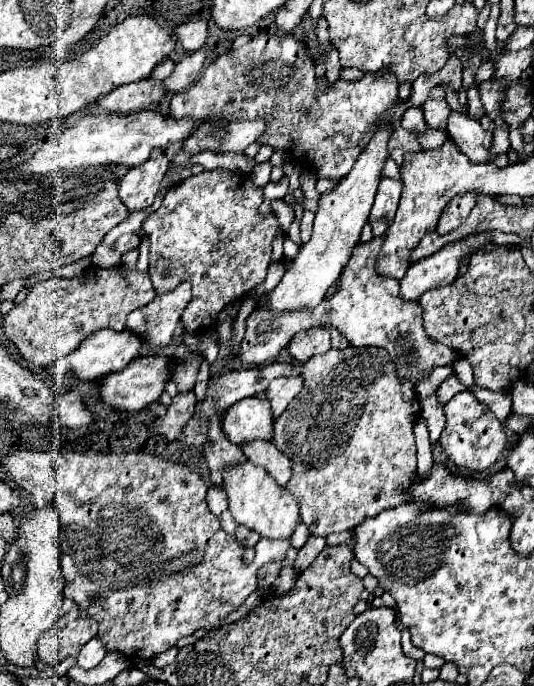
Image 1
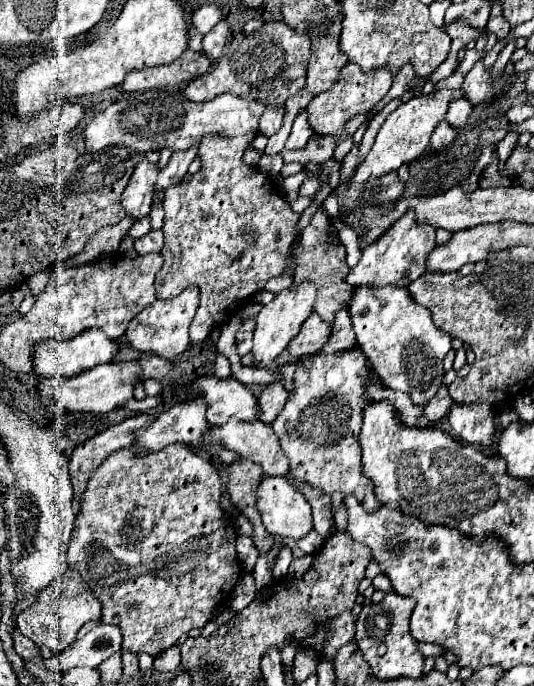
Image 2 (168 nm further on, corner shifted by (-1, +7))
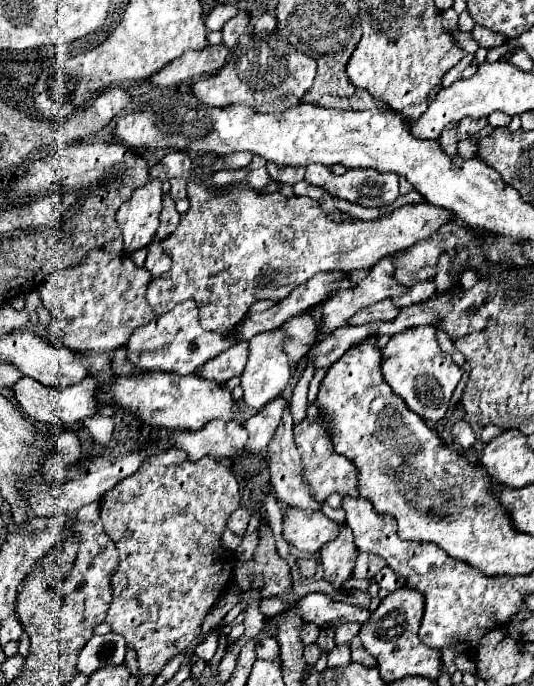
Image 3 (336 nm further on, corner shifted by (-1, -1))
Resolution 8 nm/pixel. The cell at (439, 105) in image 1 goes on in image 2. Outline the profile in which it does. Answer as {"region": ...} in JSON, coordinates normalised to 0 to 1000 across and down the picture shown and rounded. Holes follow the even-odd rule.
{"region":[[[856,143],[841,149],[833,175],[848,184],[848,187],[867,187],[878,178],[878,166],[882,166],[882,152],[871,143]]]}

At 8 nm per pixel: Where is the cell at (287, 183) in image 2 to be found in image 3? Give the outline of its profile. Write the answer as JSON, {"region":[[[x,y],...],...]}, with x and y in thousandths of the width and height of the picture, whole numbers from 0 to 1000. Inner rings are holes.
{"region":[[[579,242],[571,262],[609,274],[620,286],[687,303],[732,300],[747,286],[747,257],[710,254],[706,248],[650,248],[646,254],[627,257],[612,242]]]}

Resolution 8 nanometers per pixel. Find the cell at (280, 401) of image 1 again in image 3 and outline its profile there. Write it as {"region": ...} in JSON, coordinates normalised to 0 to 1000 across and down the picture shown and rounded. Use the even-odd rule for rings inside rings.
{"region":[[[519,580],[515,586],[504,586],[500,592],[493,592],[478,606],[470,606],[455,618],[455,624],[463,624],[466,630],[466,641],[459,653],[466,662],[485,662],[507,644],[534,592],[537,592],[537,583]]]}

